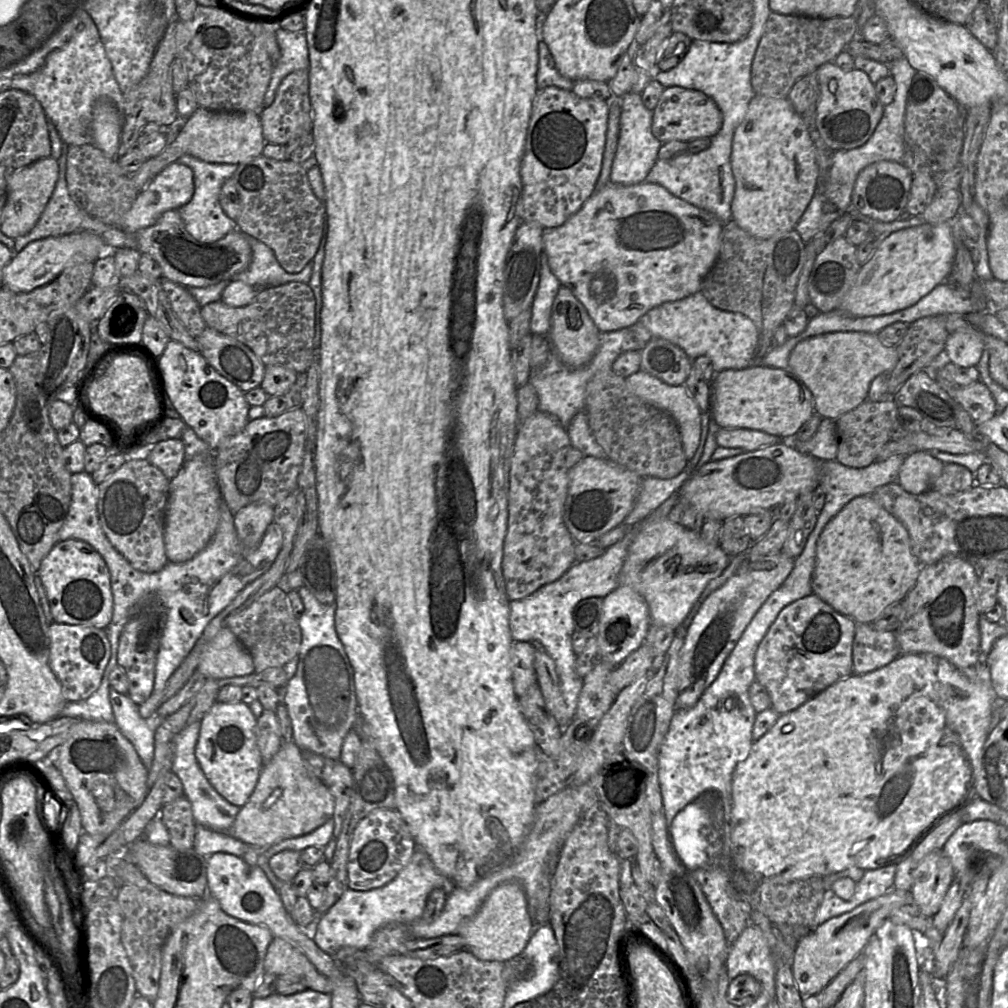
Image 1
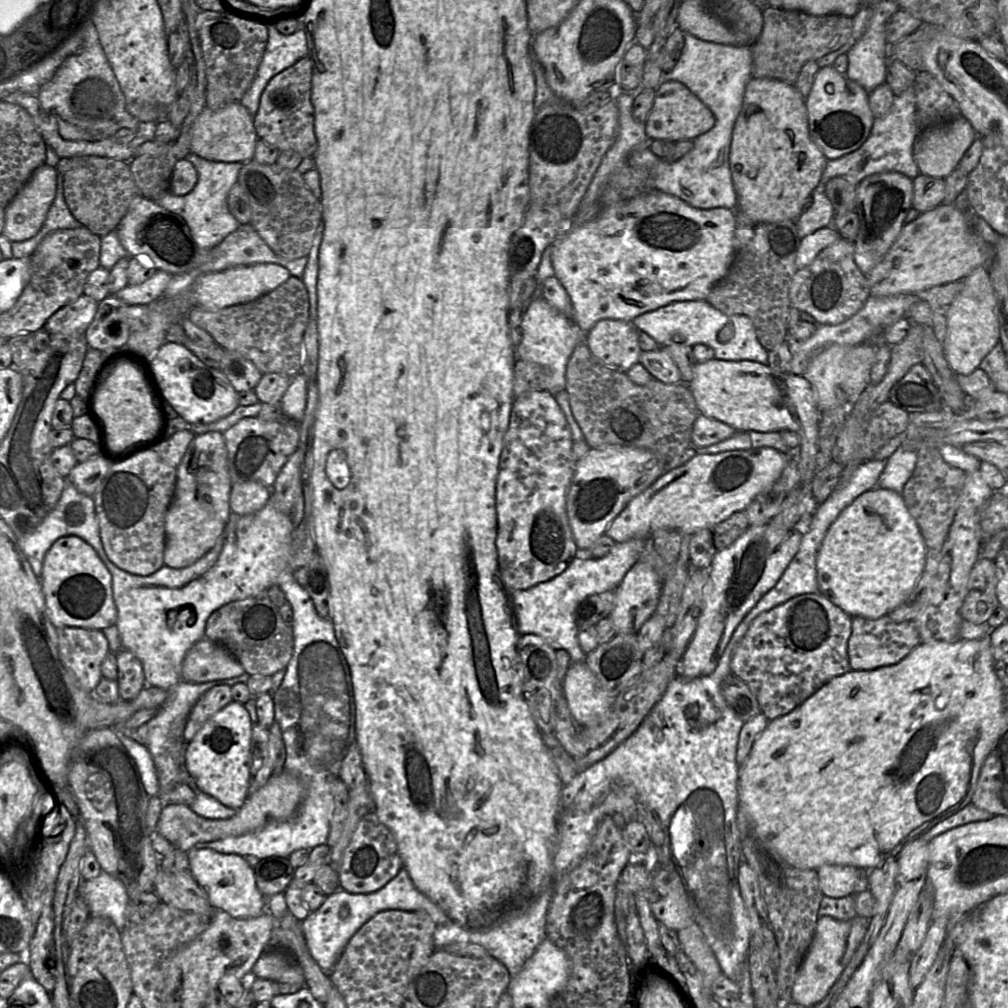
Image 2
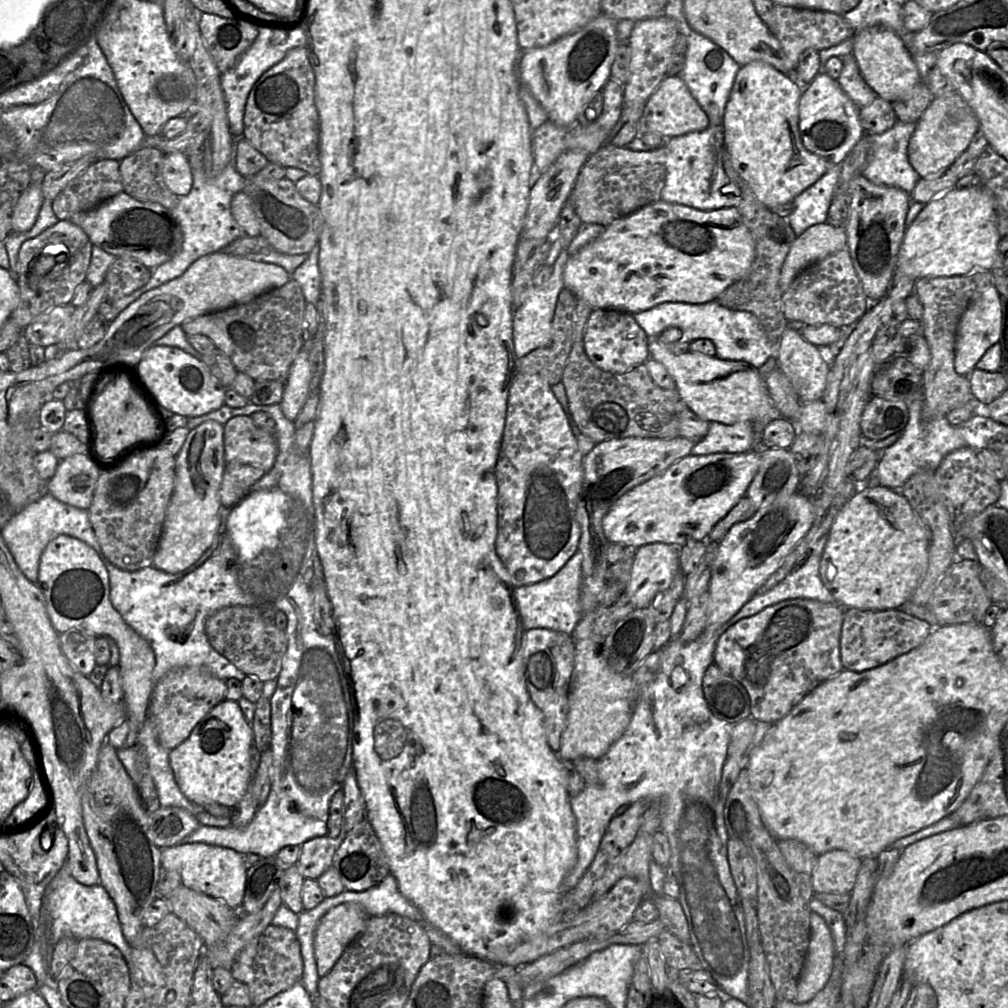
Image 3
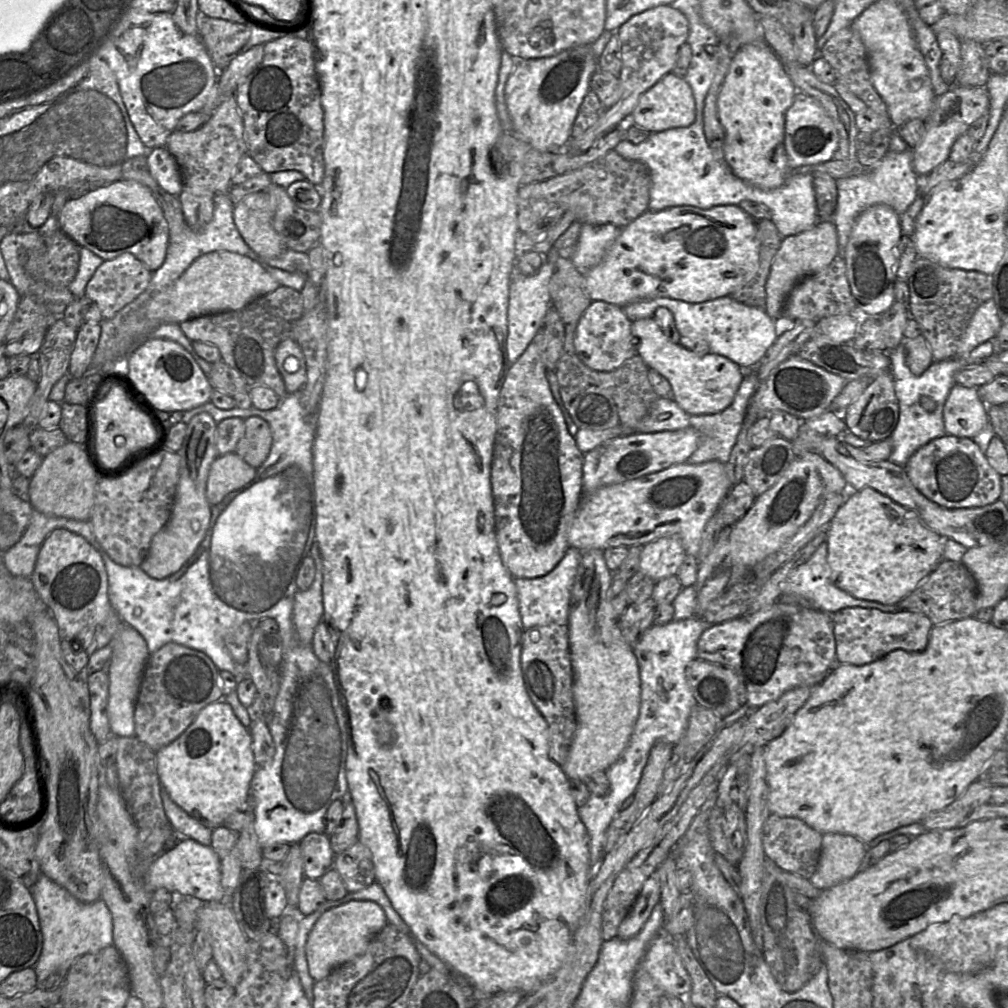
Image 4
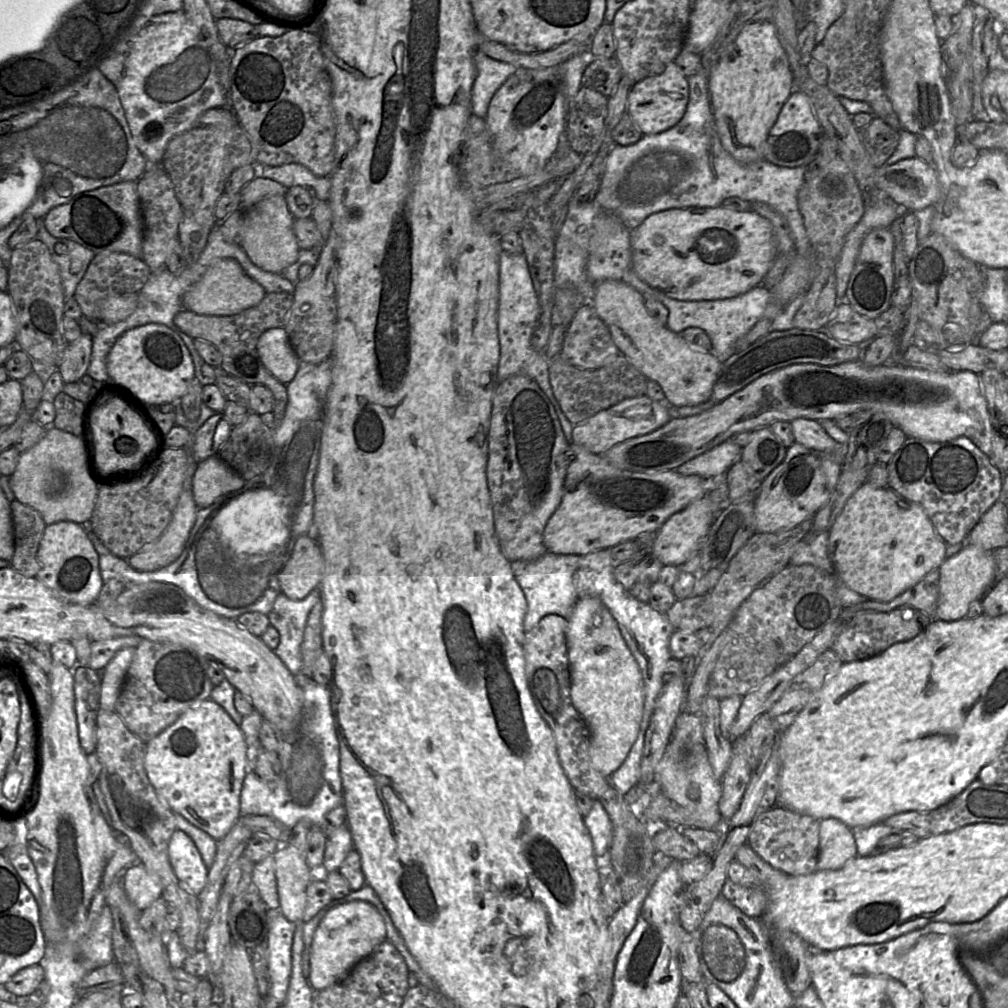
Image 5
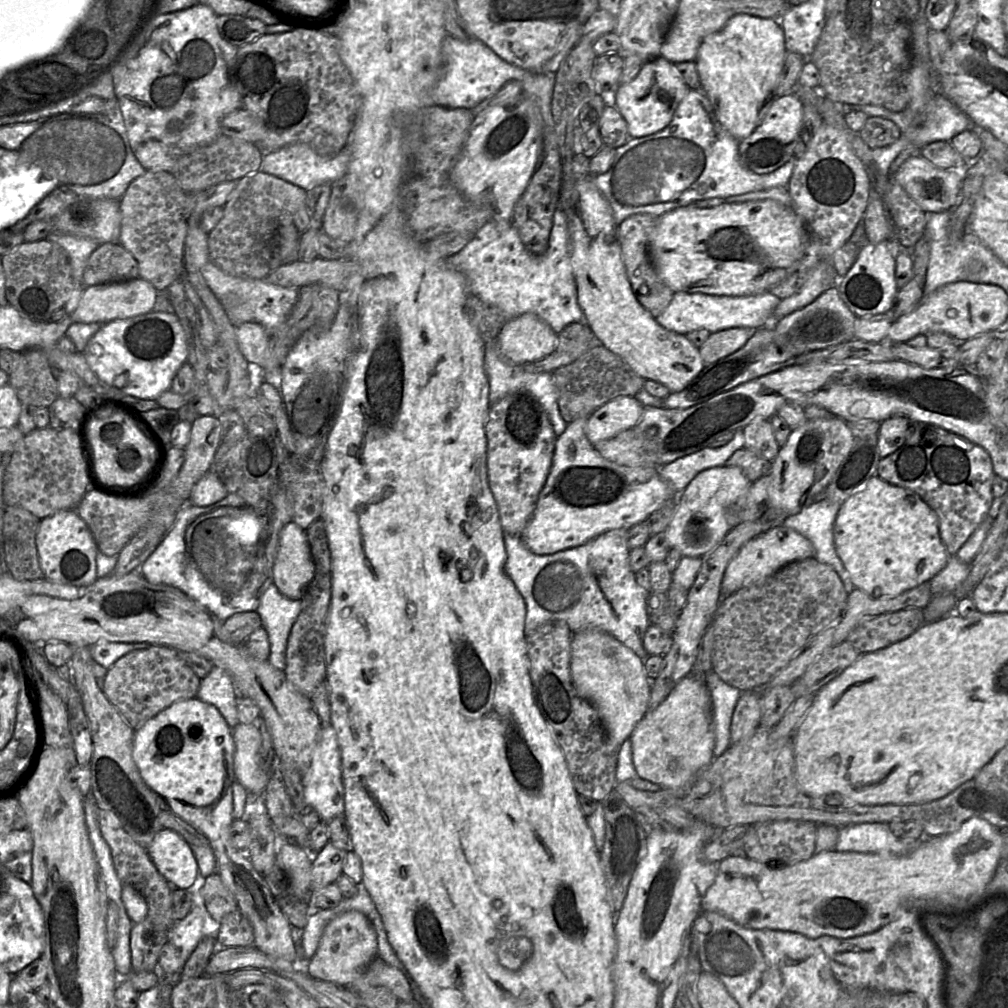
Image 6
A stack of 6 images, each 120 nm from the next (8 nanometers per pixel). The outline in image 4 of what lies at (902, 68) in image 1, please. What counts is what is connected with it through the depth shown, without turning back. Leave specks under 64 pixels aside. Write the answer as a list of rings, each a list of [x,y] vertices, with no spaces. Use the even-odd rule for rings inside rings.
[[[889,150],[875,165],[865,166],[868,170],[861,176],[836,180],[838,199],[834,224],[837,230],[839,253],[843,256],[856,217],[865,209],[885,204],[899,216],[902,215],[918,196],[918,174],[912,166],[913,150],[902,152]]]

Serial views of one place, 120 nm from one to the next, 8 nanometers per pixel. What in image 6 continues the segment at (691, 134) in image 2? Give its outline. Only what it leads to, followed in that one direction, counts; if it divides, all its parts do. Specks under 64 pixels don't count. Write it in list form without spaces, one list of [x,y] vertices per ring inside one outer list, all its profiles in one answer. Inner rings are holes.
[[[659,55],[645,61],[632,81],[616,86],[614,106],[626,121],[630,137],[642,138],[663,130],[671,122],[689,89],[674,63]]]

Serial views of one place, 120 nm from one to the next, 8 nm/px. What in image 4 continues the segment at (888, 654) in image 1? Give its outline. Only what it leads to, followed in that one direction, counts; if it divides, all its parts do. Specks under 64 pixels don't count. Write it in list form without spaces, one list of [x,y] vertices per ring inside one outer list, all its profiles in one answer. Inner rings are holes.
[[[851,607],[831,614],[836,645],[836,664],[864,665],[900,649],[919,652],[926,648],[933,627],[922,613],[903,609],[882,612],[874,608]]]

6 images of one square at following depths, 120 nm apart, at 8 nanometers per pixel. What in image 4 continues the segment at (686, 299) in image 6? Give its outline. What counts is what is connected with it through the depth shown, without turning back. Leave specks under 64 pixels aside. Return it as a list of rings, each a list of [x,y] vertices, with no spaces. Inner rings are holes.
[[[731,296],[700,303],[661,297],[661,300],[636,301],[621,308],[633,322],[653,317],[658,307],[671,311],[680,336],[702,337],[709,344],[712,354],[728,358],[743,370],[756,367],[777,340],[775,320],[770,318],[765,310],[740,303]]]

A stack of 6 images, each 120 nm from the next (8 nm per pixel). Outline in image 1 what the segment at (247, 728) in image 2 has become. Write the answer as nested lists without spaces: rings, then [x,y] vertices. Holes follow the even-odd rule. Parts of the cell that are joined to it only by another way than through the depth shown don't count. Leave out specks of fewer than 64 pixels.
[[[216,702],[201,721],[195,756],[215,790],[229,803],[243,807],[253,793],[262,766],[257,745],[257,718],[247,704]]]

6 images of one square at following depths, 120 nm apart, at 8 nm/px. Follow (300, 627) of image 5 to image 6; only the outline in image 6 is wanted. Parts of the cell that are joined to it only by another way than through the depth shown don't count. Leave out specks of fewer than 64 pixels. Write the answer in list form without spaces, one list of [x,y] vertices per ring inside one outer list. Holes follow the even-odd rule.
[[[272,583],[261,596],[256,612],[262,620],[270,641],[269,662],[277,669],[286,668],[286,648],[288,638],[301,611],[301,600],[284,596]]]

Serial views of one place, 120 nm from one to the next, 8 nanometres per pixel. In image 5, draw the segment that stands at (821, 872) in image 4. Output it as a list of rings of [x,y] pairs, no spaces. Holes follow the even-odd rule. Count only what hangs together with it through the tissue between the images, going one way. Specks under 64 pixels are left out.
[[[836,818],[820,820],[816,871],[837,870],[857,856],[853,830]]]

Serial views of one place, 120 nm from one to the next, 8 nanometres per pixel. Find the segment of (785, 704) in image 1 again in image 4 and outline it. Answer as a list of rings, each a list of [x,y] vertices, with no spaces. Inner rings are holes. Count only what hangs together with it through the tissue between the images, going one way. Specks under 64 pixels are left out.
[[[776,601],[754,614],[706,629],[698,640],[697,659],[734,671],[745,685],[749,711],[758,709],[791,689],[816,687],[834,668],[832,616],[821,610]]]

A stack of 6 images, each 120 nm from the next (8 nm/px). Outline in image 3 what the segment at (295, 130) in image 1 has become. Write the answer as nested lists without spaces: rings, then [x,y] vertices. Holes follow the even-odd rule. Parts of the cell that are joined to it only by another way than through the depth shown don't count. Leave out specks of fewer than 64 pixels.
[[[306,46],[287,51],[284,58],[264,72],[249,92],[243,116],[243,138],[269,161],[318,176],[319,115],[315,104],[315,75]]]

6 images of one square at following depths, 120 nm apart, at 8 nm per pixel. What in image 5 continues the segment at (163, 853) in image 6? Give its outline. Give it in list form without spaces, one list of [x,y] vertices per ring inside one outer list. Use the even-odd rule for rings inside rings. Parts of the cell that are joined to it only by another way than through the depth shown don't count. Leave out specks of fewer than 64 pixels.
[[[179,829],[173,832],[168,845],[168,858],[176,878],[198,896],[207,883],[209,869],[185,832]]]

